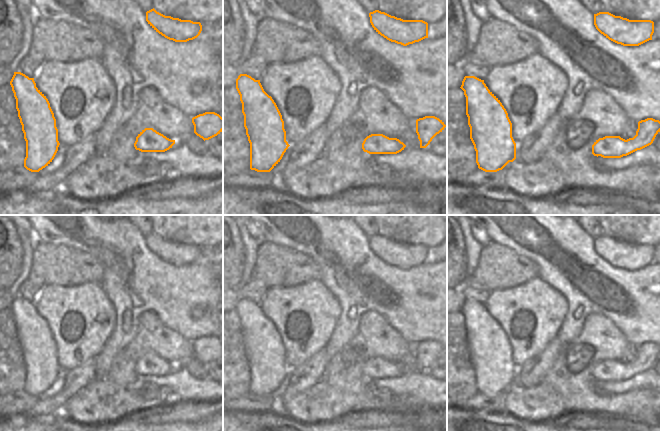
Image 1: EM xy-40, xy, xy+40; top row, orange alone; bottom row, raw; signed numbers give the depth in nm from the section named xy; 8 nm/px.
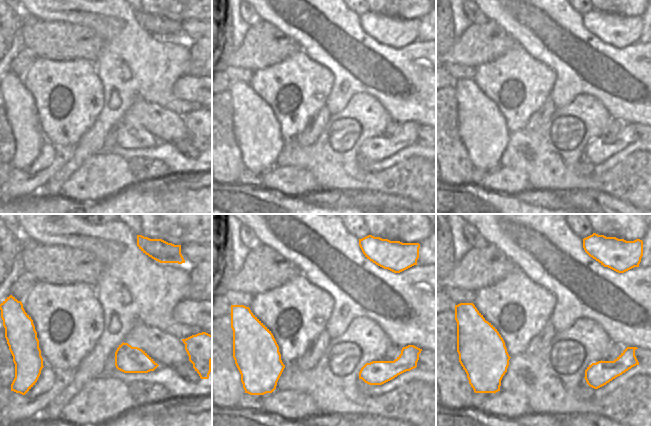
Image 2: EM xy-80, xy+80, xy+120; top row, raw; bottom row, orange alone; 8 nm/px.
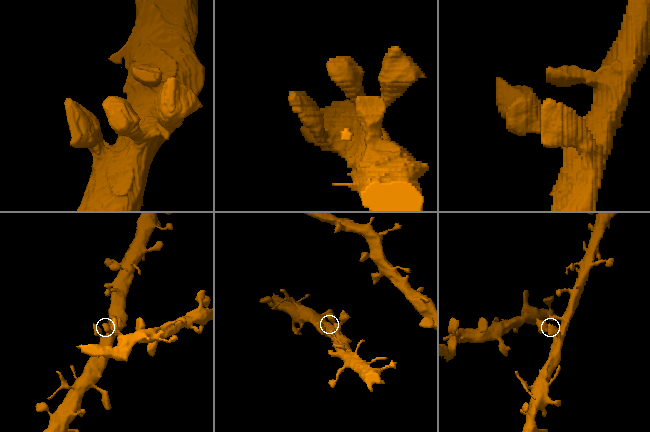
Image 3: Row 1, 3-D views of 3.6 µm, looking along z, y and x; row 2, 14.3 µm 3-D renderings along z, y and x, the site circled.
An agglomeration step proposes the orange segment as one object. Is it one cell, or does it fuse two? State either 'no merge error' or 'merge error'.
no merge error

